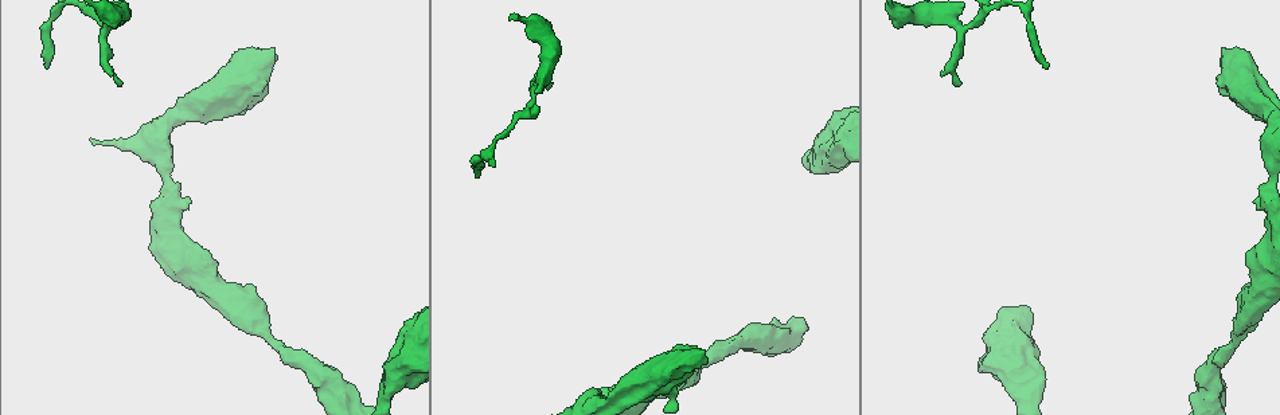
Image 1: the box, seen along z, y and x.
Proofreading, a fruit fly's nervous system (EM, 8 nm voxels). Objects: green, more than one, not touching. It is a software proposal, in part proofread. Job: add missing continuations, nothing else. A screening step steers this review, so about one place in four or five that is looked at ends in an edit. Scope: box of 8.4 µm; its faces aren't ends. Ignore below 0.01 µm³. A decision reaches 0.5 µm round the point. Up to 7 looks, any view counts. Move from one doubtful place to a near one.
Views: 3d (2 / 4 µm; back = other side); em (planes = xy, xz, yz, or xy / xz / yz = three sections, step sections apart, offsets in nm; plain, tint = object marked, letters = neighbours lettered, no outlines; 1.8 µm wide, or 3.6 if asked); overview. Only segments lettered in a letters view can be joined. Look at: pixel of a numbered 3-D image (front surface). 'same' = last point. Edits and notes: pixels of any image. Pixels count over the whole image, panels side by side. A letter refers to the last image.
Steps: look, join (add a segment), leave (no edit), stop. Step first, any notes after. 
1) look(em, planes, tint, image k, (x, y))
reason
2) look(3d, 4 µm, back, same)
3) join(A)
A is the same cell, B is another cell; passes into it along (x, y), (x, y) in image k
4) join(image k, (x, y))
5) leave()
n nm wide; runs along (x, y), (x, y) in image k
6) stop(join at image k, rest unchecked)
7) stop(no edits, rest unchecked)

look(3d, 4 µm, image 1, (476, 174))
branch stops here

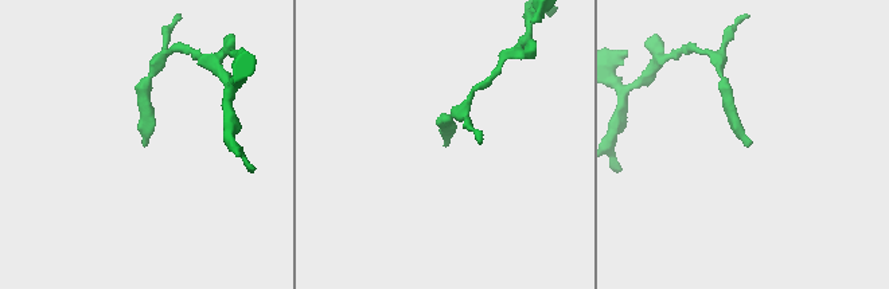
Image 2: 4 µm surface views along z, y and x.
look(em, planes, plain, image 2, (145, 146))
now the EM

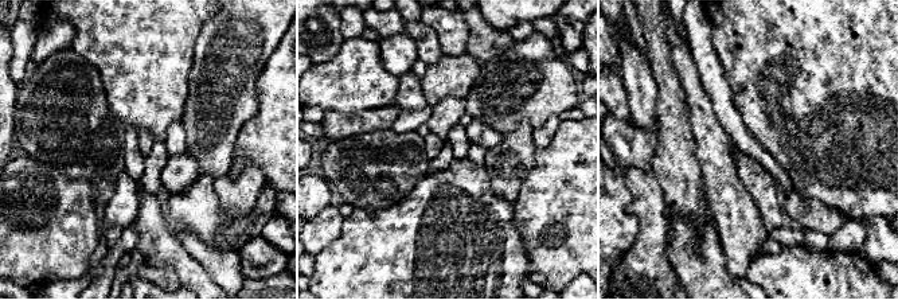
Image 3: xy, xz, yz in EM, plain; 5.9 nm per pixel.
look(em, planes, letters, same)
see the neighbours

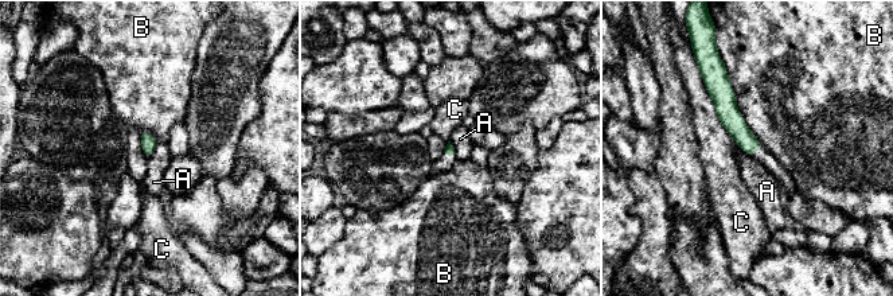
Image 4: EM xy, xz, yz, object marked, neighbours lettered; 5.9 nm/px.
leave()
A, B and C are other cells; runs along (724, 76), (728, 115), (751, 151) in image 4; no lettered segment goes on from it

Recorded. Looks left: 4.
look(em, xz, step 4, letters, image 1, (957, 83))

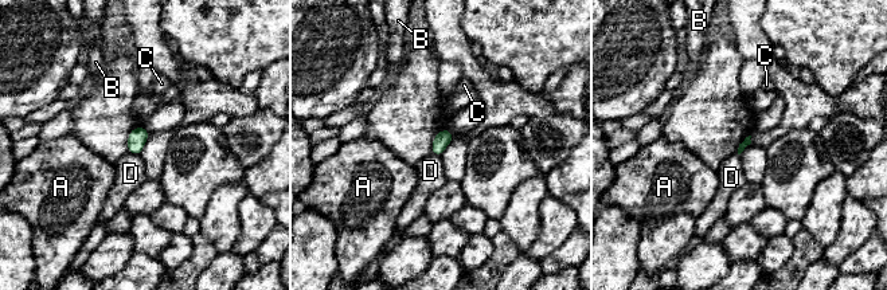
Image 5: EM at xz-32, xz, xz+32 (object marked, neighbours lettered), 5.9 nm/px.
leave()
A, B, C and D are other cells; border along (129, 151), (139, 155) in image 5; none of them fits

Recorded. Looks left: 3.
look(em, 3.6 µm, xy, step 4, tint, image 1, (897, 11))
thick turns thin

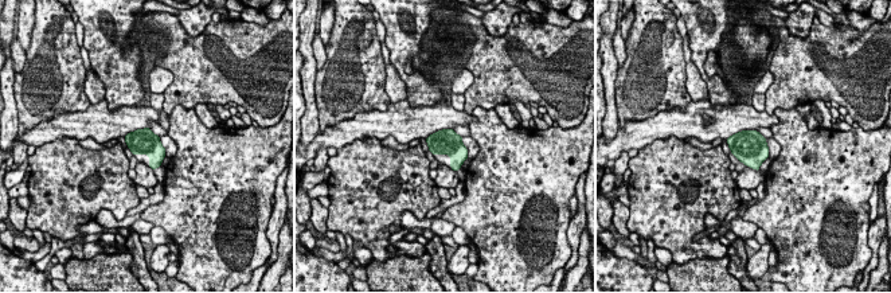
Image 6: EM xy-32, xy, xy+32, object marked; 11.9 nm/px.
look(em, 3.6 µm, xy, step 4, letters, same)
see the neighbours

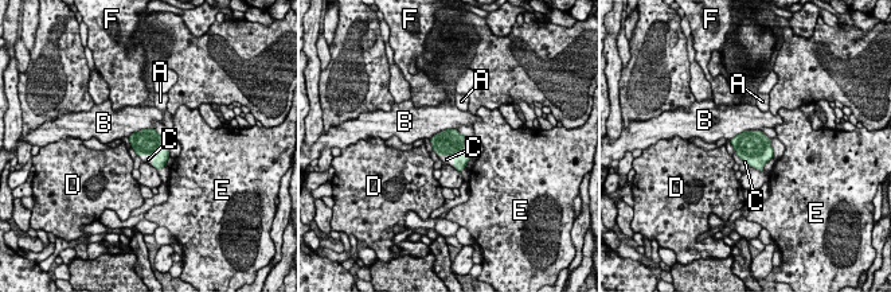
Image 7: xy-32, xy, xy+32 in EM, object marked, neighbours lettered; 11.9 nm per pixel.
join(C)
320 nm wide; C is the same cell, A, B, D, E and F are other cells; passes into it along (450, 141), (450, 154), (446, 159) in image 7; it goes on there

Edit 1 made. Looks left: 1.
stop(join at image 7, rest unchecked)

